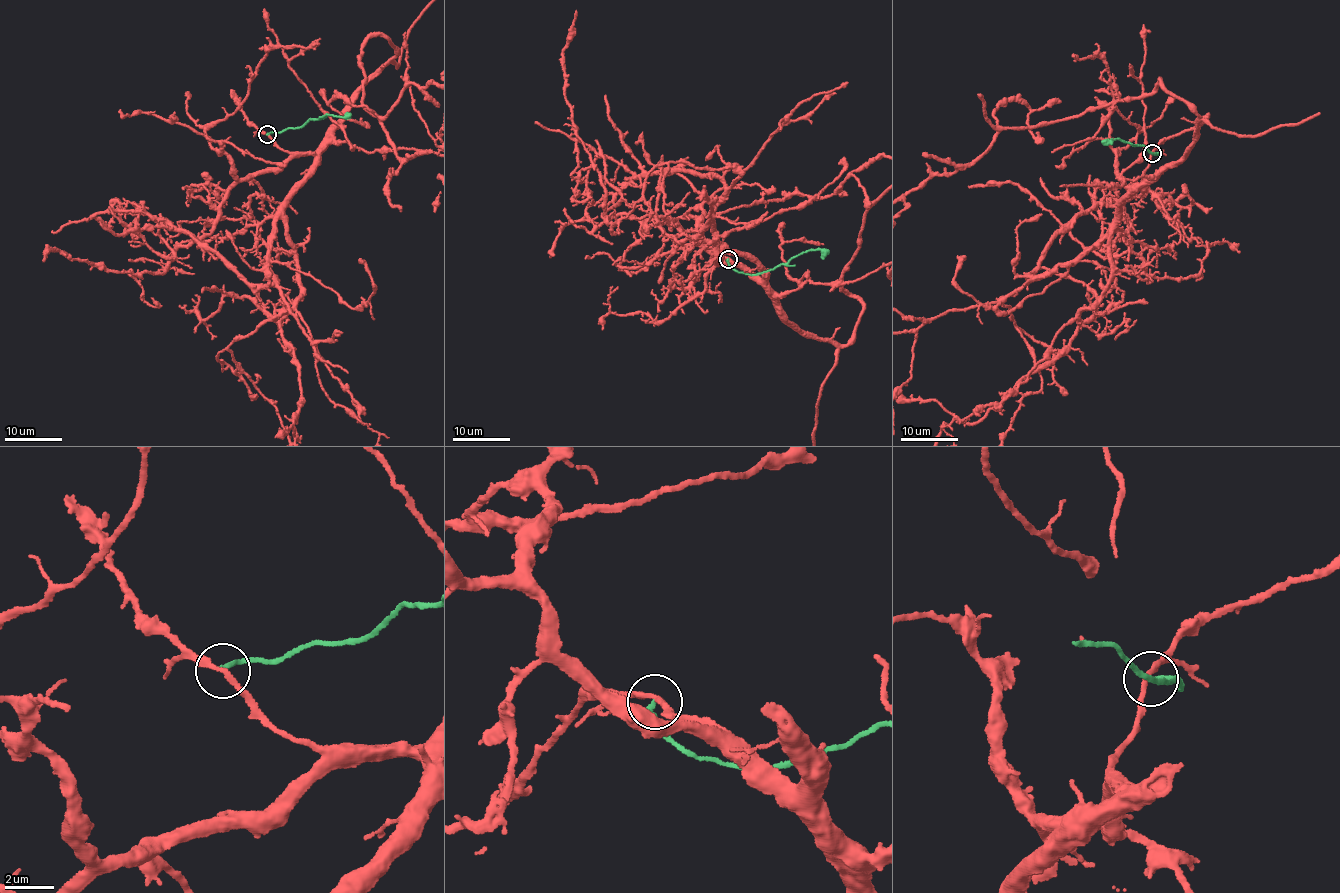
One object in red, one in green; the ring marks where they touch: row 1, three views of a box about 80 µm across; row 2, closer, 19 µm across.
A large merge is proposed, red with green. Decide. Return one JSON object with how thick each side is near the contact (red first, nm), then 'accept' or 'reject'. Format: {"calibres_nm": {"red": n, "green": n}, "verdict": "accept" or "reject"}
{"calibres_nm": {"red": 200, "green": 190}, "verdict": "reject"}

